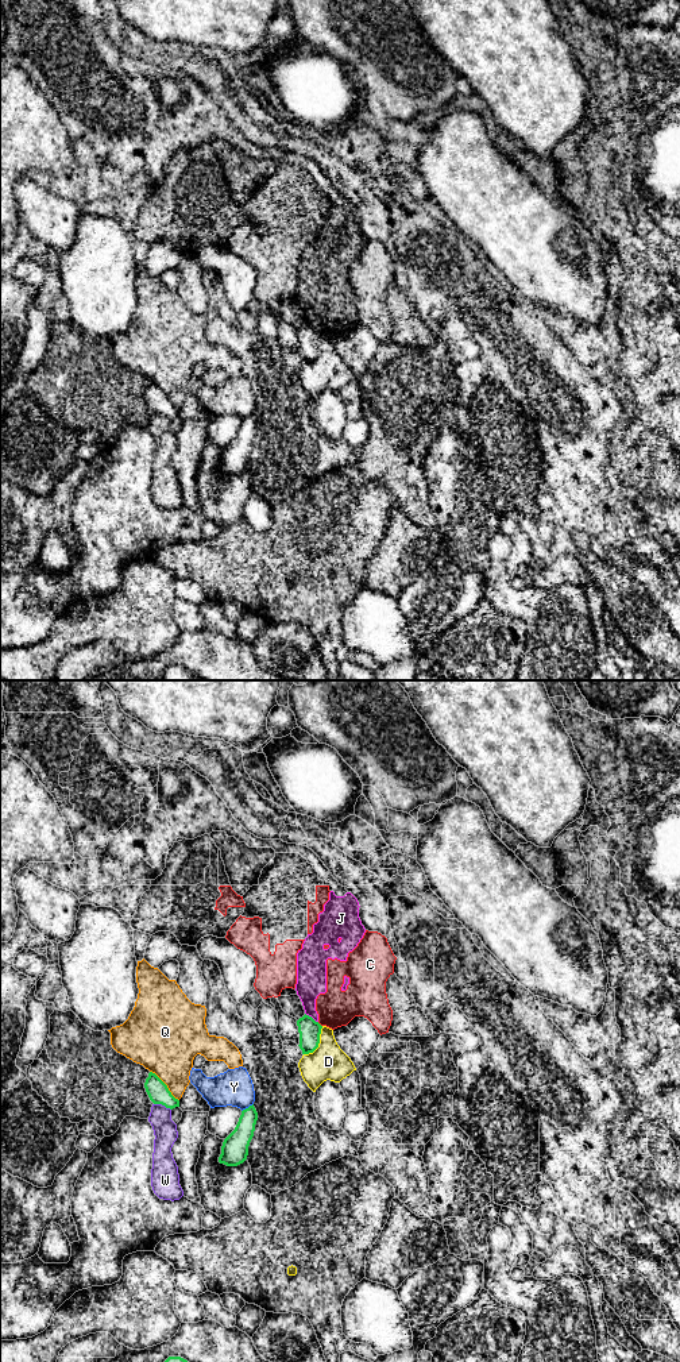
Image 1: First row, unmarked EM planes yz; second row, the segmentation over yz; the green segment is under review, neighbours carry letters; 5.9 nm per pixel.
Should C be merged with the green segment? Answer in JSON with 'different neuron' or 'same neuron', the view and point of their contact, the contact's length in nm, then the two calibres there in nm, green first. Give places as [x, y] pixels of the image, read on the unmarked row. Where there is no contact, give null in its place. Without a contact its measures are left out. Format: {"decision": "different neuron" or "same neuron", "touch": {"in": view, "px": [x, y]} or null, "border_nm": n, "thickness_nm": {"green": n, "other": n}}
{"decision": "different neuron", "touch": {"in": "yz", "px": [320, 334]}, "border_nm": 40, "thickness_nm": {"green": 130, "other": 220}}

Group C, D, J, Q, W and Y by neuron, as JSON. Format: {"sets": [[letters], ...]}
{"sets": [["C"], ["D"], ["J"], ["Q"], ["W"], ["Y"]]}

